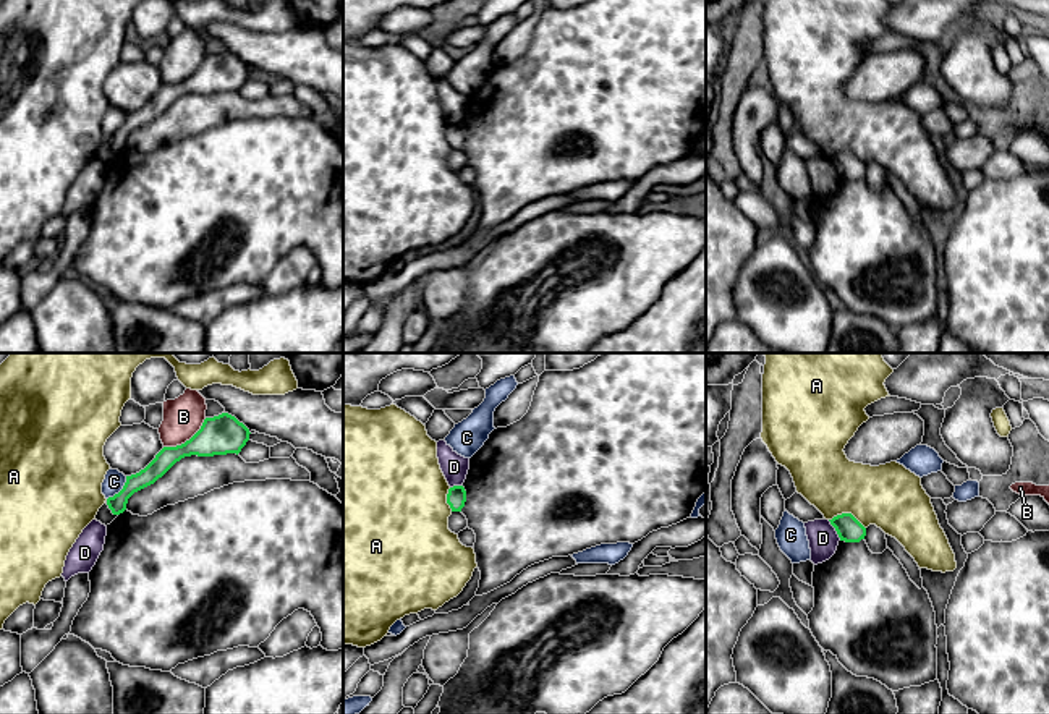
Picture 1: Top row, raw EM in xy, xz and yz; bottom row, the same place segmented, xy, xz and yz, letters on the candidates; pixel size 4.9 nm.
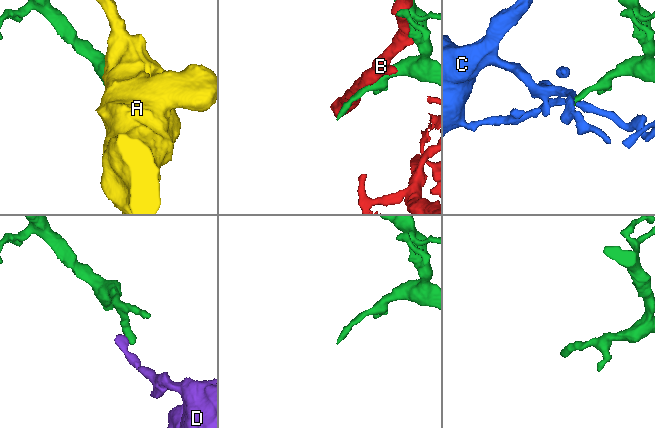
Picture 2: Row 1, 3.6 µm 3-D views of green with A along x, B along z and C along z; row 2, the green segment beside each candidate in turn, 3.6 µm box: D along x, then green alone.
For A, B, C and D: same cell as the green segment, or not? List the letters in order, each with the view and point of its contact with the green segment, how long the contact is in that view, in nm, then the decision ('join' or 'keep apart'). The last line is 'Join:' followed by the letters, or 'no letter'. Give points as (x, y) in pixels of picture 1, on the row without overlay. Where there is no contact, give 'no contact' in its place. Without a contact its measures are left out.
A: yz (847, 151) | 190 nm | keep apart
B: xy (186, 78) | 260 nm | keep apart
C: xy (122, 127) | 160 nm | keep apart
D: yz (836, 167) | 120 nm | keep apart
Join: no letter

